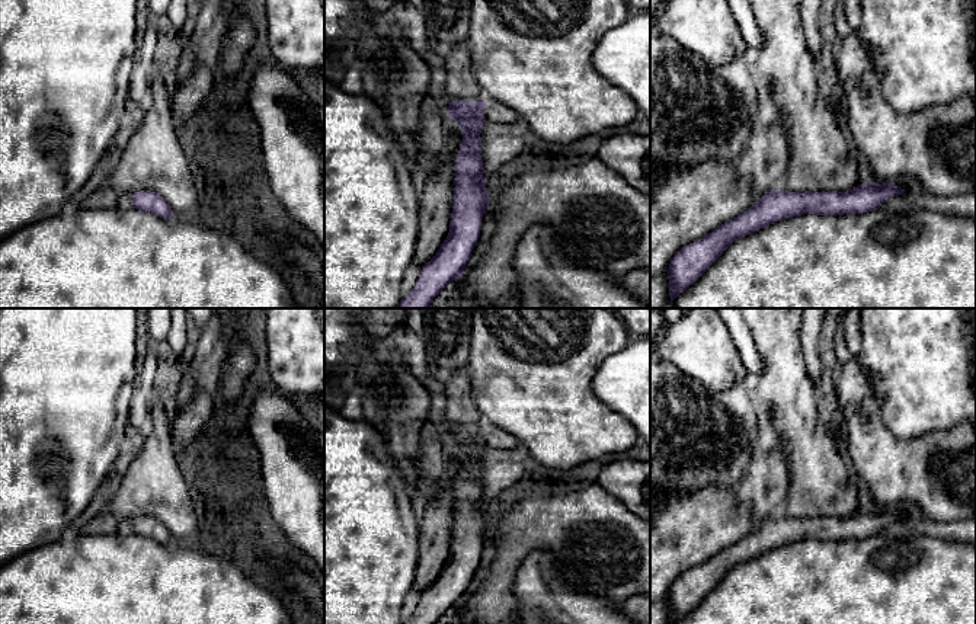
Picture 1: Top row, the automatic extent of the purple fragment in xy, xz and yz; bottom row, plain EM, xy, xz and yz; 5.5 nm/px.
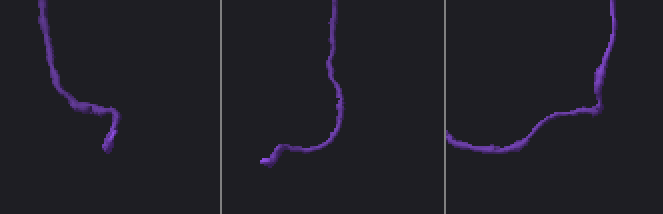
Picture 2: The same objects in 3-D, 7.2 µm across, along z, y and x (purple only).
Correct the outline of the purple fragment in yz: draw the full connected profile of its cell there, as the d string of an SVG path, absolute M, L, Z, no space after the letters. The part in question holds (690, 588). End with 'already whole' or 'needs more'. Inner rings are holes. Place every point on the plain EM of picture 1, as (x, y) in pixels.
M871 508L847 518L790 518L781 513L768 516L748 537L676 577L668 596L669 623L676 624L703 602L735 566L772 548L804 540L863 540L879 535L886 525L903 519L895 509Z; already whole

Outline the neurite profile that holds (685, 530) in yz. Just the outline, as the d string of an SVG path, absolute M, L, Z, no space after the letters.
M710 484L685 495L681 490L650 495L650 624L671 624L668 596L672 583L721 550L748 537L756 528L740 503L737 487Z

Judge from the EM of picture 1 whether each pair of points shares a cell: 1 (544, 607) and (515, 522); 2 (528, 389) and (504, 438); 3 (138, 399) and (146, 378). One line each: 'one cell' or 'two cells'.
1: two cells
2: two cells
3: one cell

